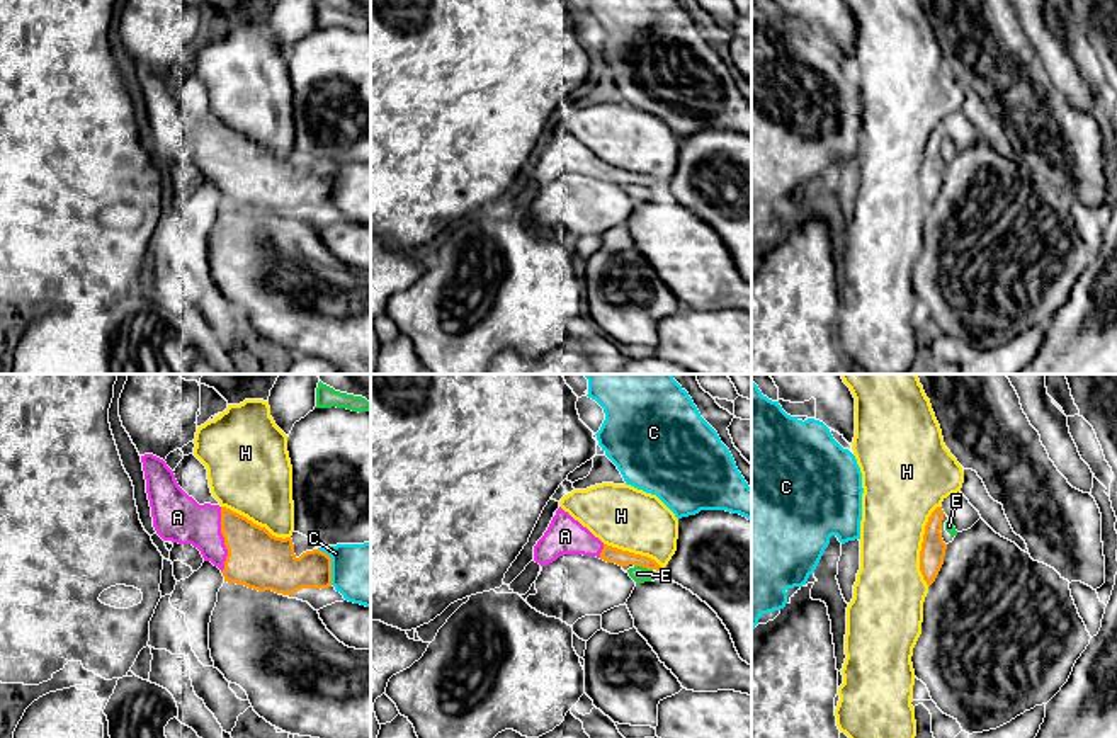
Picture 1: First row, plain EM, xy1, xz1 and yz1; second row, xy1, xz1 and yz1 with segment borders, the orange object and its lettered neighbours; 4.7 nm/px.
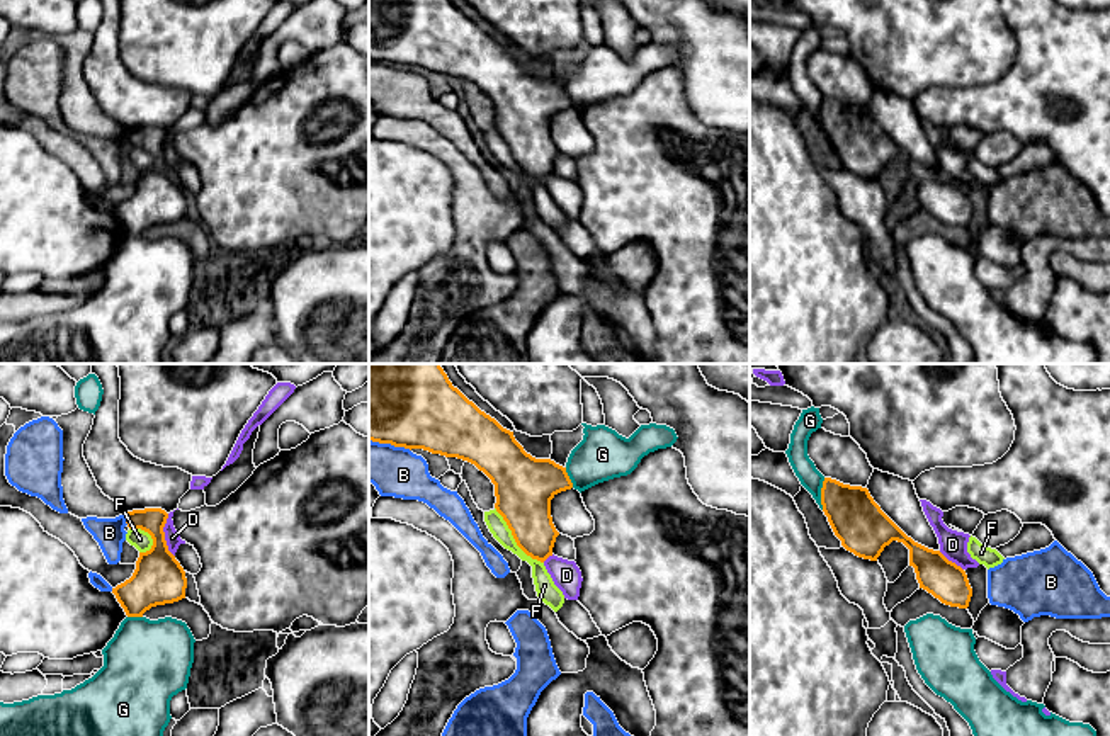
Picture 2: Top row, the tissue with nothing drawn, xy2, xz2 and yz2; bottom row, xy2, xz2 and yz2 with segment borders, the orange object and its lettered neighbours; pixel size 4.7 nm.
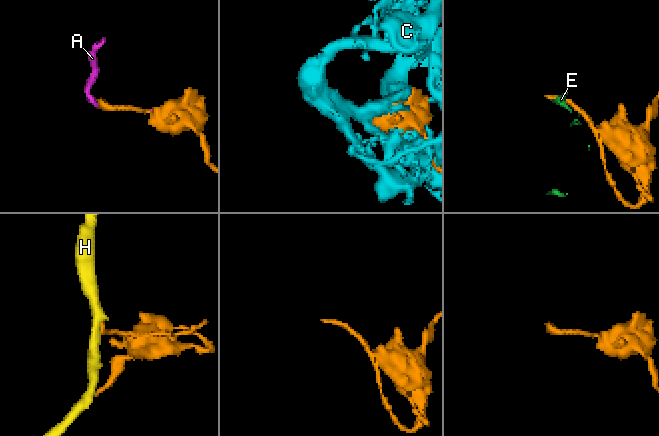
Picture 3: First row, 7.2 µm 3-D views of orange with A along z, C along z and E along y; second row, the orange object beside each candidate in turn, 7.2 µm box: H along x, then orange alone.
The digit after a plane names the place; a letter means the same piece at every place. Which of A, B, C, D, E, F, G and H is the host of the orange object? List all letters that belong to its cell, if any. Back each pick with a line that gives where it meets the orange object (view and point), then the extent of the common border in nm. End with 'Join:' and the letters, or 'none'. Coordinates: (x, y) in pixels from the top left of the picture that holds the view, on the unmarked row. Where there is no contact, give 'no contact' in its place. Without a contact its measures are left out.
A: contact xy1 (225, 158); length 320 nm
Join: A

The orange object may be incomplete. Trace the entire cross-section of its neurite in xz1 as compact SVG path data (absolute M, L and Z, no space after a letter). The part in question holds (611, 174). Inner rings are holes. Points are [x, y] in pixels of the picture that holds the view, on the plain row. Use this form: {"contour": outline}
{"contour": "M561 126L556 129L547 150L534 165L534 180L546 185L563 173L597 175L607 182L619 185L643 185L648 189L663 190L651 177L622 170L604 163L587 146L575 139Z"}

